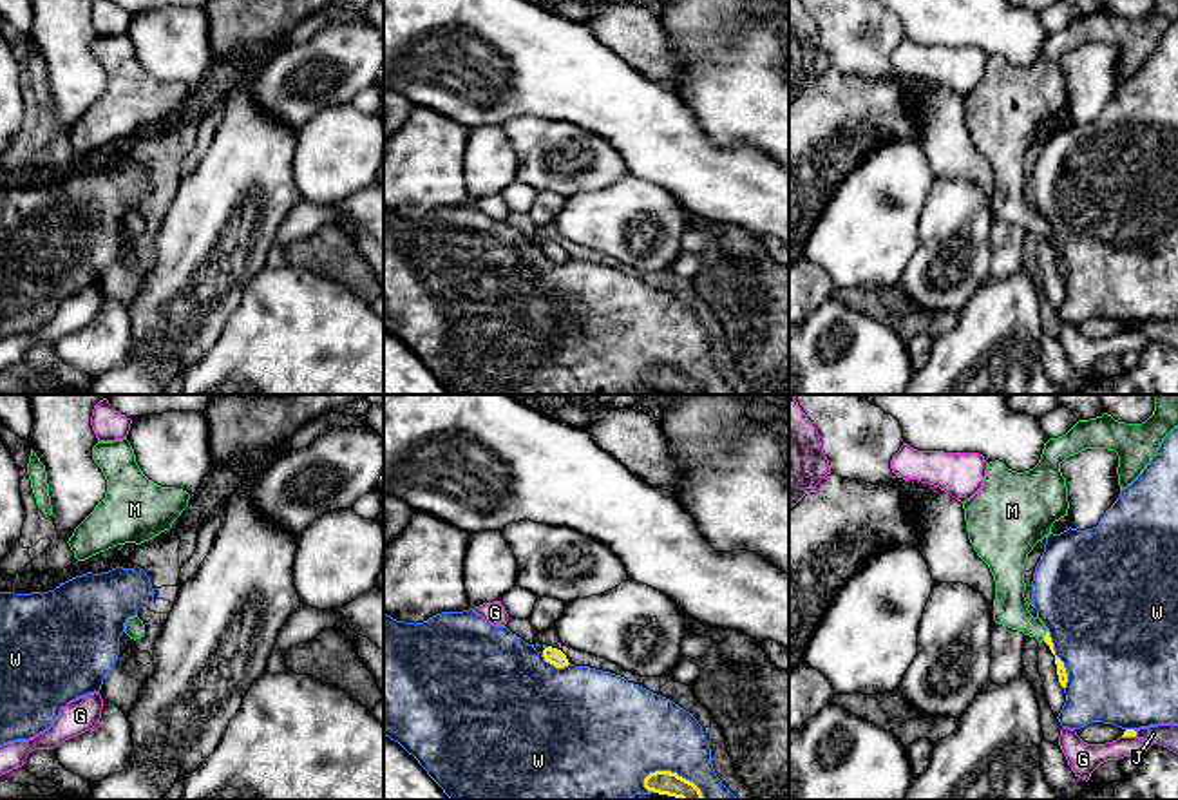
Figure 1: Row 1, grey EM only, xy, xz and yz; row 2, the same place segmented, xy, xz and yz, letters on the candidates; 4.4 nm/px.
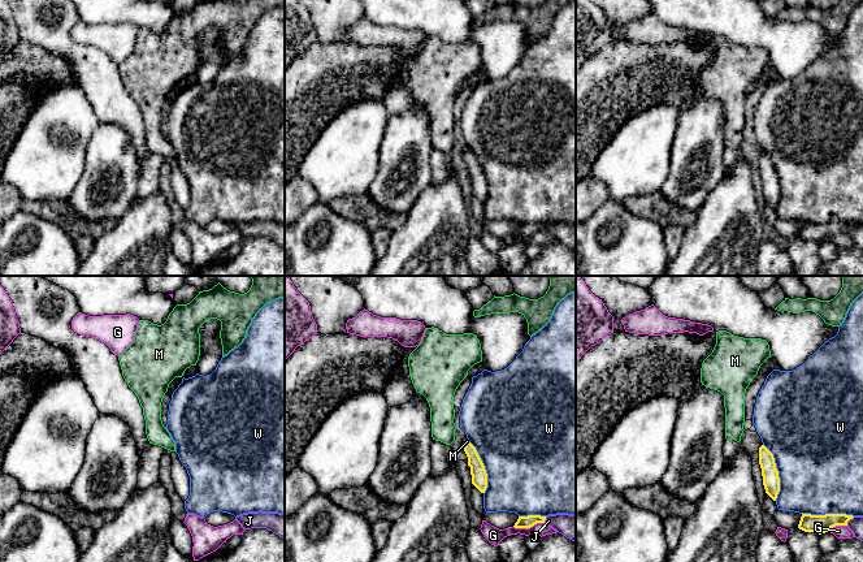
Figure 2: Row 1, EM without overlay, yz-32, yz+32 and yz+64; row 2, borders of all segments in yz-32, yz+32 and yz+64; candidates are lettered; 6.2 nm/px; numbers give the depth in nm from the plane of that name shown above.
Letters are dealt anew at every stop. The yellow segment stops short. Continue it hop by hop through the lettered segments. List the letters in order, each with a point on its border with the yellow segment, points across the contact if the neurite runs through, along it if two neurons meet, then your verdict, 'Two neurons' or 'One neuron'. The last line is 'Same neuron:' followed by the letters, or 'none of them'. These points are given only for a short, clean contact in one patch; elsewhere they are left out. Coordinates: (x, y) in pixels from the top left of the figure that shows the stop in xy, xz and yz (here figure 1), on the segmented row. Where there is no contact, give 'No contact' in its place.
G: Touches yellow at yz (1130, 735). Boundary: yz (1122, 735), (1135, 737). Two neurons
J: Touches yellow at yz (1135, 733). Two neurons
M: Touches yellow at yz (1044, 636). Path across: yz (1063, 677), (1061, 665), (1044, 636), (1010, 609). One neuron
W: Touches yellow at yz (1059, 659). Two neurons
Same neuron: M

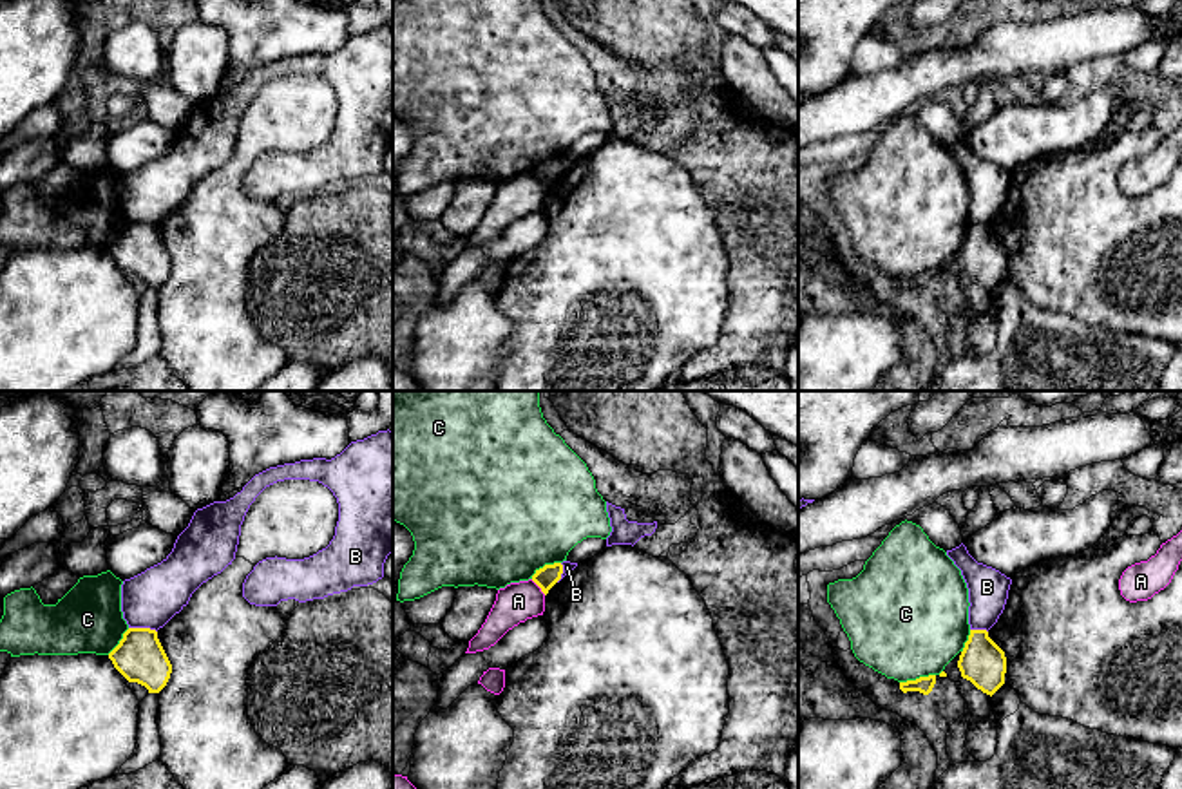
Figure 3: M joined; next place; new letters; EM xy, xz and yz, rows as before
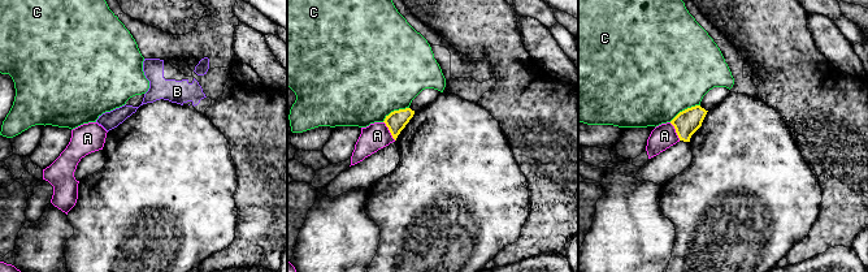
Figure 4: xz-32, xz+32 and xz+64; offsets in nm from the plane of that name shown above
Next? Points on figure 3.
A: Touches yellow at xz (538, 585). Boundary: xz (531, 579), (545, 594). Two neurons
B: Touches yellow at xy (143, 628). Boundary: xy (129, 627), (149, 627), (156, 632). Two neurons
C: Touches yellow at yz (916, 679). Two neurons
Same neuron: none of them

